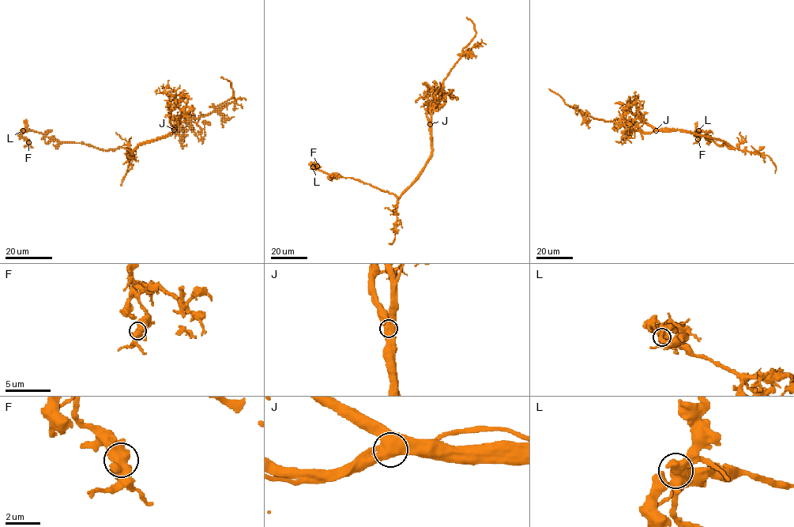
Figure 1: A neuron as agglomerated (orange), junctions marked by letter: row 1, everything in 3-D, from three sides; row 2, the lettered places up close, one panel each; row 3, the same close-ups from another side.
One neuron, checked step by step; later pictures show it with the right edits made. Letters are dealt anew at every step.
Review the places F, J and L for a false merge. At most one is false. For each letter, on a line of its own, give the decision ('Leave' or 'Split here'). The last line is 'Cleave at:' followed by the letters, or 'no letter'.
F: Leave
J: Split here
L: Leave
Cleave at: J

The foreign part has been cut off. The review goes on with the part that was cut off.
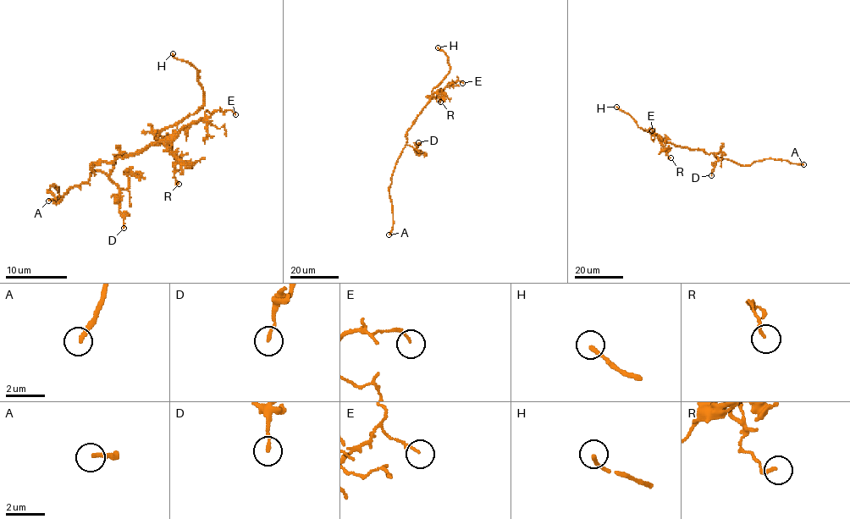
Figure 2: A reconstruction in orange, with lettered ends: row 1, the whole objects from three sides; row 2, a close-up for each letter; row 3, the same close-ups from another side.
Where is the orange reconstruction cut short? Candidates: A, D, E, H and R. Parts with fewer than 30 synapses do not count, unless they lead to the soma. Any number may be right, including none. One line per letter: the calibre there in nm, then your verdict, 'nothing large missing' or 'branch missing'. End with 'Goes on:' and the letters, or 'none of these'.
A: 180 nm thick; branch missing
D: 150 nm thick; nothing large missing
E: 110 nm thick; nothing large missing
H: 190 nm thick; branch missing
R: 150 nm thick; nothing large missing
Goes on: A, H

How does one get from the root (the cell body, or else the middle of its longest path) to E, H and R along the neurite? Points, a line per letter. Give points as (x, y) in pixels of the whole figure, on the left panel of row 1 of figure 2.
E: (94, 163), (137, 154), (149, 145), (173, 137), (192, 122), (205, 121), (218, 110), (230, 110), (235, 114)
H: (94, 163), (137, 154), (151, 145), (163, 129), (203, 105), (198, 72), (173, 53)
R: (94, 163), (133, 156), (149, 145), (162, 142), (175, 159), (173, 177), (179, 184)

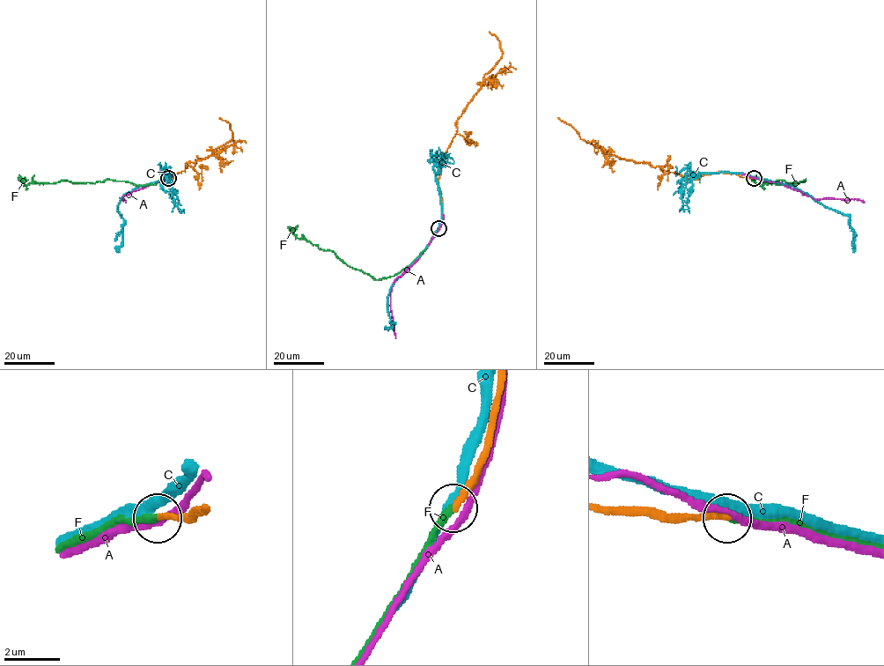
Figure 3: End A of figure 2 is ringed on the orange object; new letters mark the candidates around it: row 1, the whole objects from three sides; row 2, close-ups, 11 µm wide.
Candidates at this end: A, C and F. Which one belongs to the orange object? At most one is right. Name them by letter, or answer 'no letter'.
F

